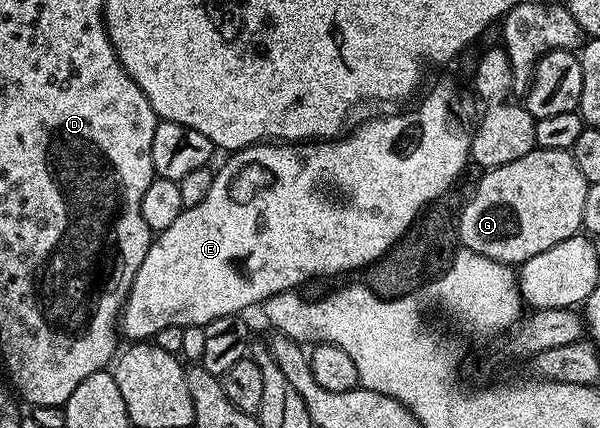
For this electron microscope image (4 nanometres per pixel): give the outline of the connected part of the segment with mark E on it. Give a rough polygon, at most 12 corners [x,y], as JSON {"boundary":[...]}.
{"boundary":[[417,118],[258,142],[150,241],[129,340],[373,265],[470,165]]}

